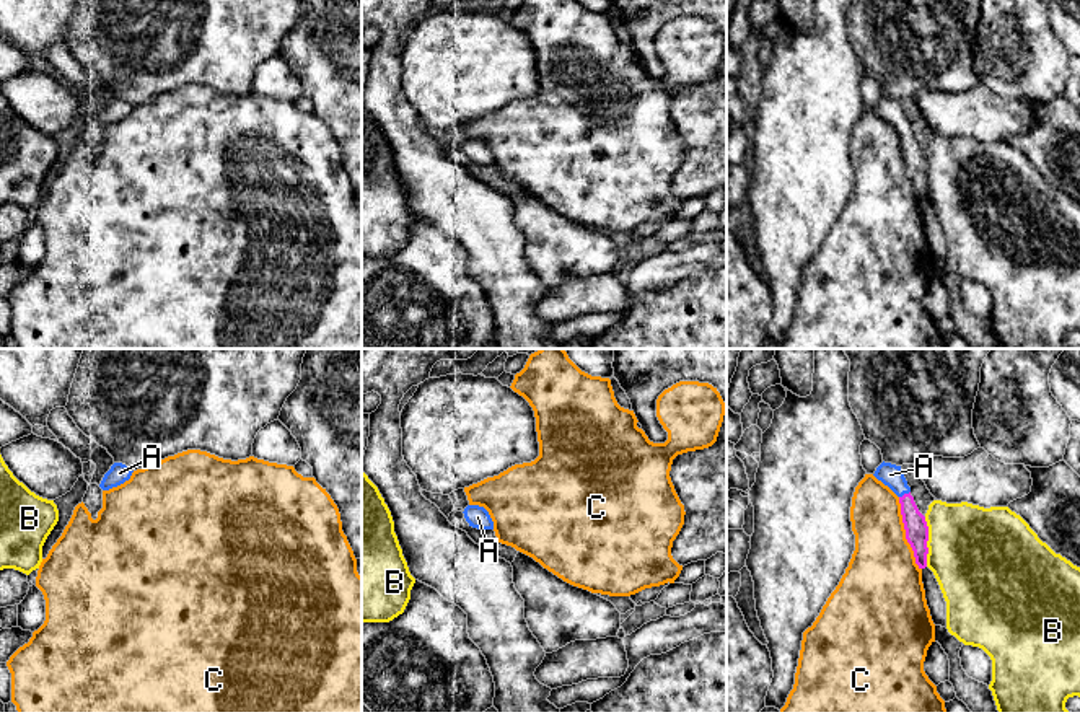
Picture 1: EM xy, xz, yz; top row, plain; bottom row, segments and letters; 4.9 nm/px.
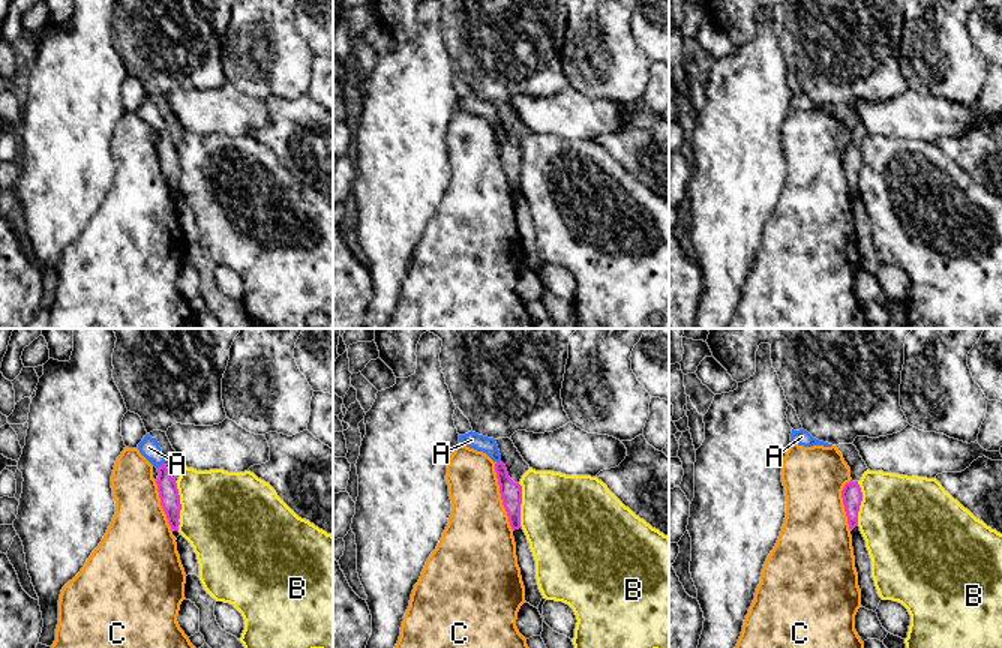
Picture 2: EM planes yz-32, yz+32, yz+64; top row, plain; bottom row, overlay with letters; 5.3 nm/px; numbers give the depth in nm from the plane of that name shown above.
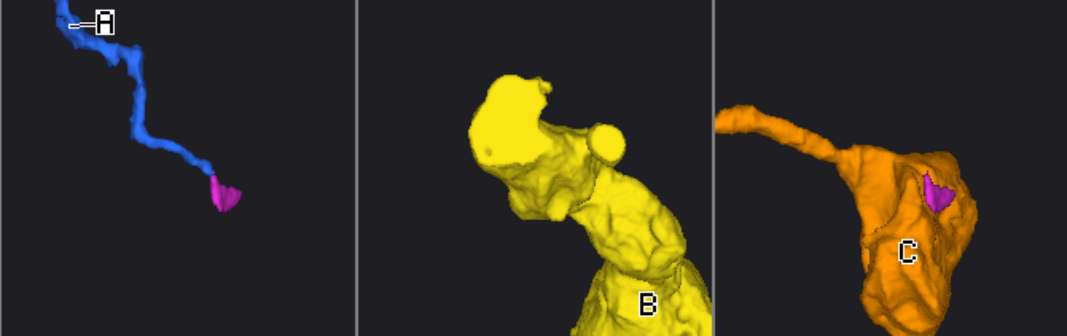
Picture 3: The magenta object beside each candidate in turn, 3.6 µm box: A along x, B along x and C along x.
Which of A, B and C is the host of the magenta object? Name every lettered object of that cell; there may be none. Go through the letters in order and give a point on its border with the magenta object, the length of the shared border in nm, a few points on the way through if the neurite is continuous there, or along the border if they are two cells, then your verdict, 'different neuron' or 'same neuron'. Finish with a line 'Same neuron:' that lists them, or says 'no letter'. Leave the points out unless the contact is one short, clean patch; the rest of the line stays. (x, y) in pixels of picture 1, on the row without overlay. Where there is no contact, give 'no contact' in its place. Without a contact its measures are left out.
A: yz (904, 129) | 70 nm | same neuron
B: yz (927, 175) | 240 nm | different neuron
C: yz (906, 168) | 380 nm | different neuron
Same neuron: A

